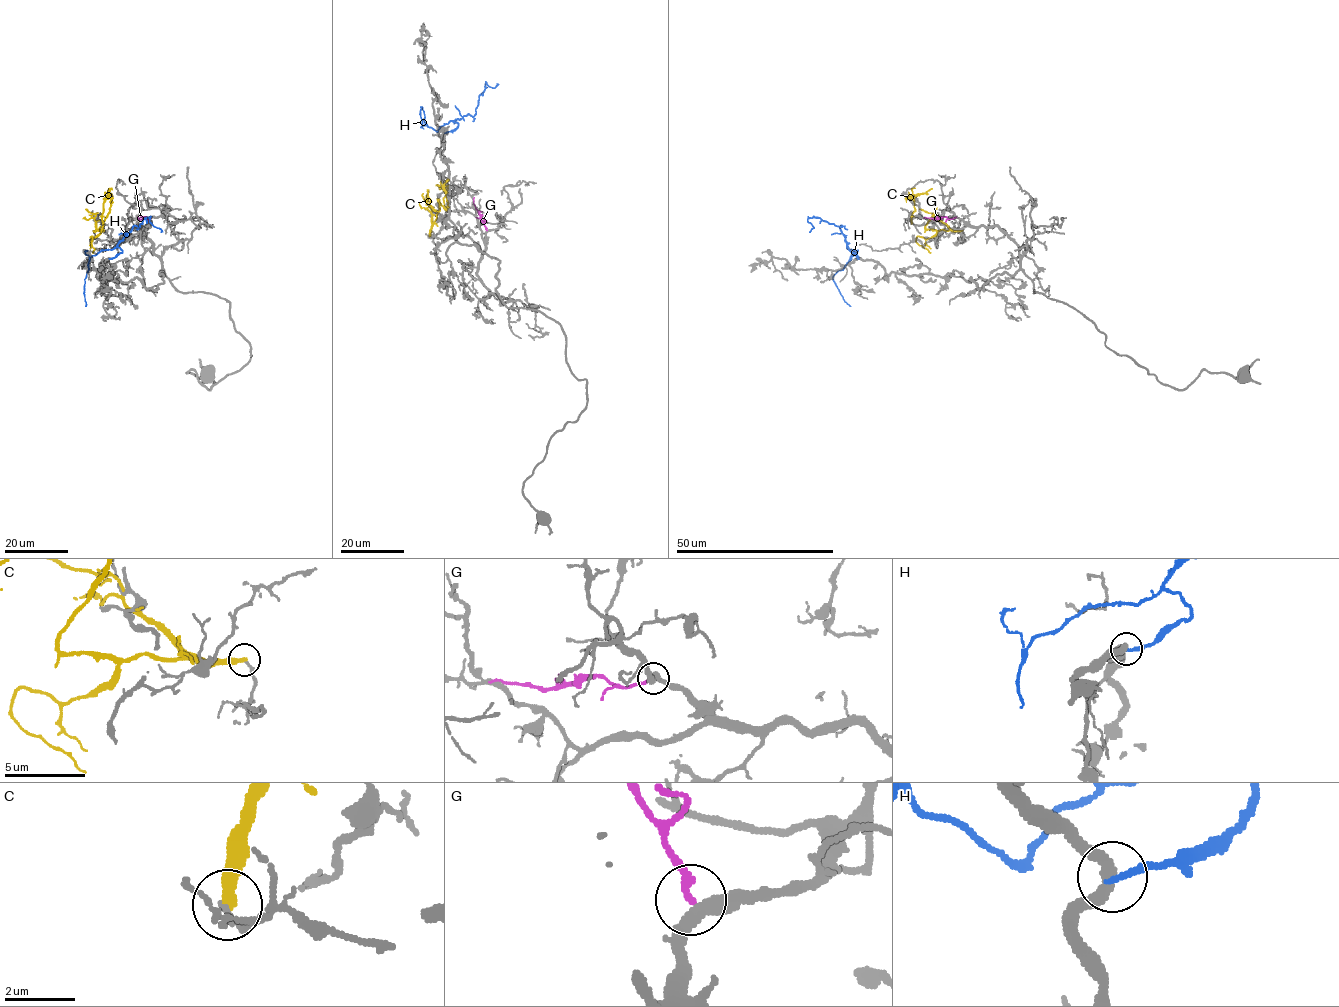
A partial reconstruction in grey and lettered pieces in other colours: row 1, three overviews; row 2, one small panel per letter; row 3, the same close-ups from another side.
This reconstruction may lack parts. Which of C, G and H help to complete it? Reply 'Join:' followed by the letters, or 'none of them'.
Join: none of them

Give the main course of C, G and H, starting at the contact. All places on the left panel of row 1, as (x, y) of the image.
C: (93, 230), (103, 229), (103, 221), (110, 211), (110, 193), (104, 198), (102, 224)
G: (150, 217), (138, 217)
H: (109, 258), (121, 252), (119, 247), (99, 251), (90, 258), (85, 277), (85, 306)

